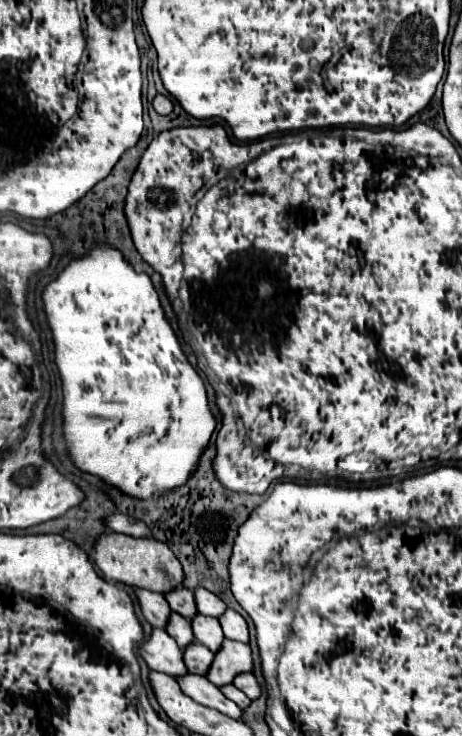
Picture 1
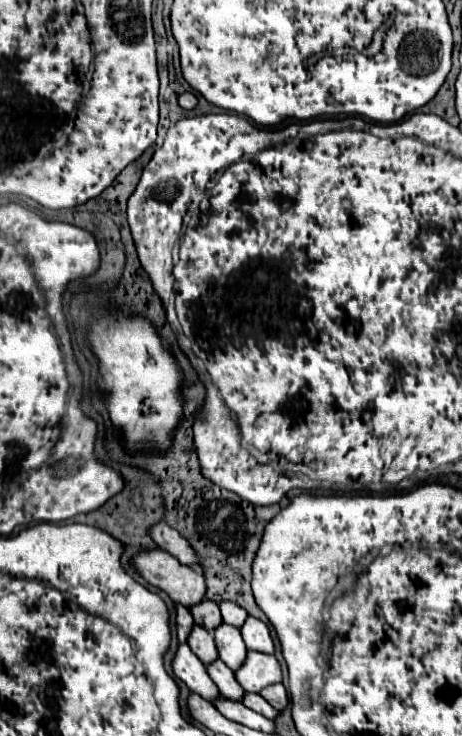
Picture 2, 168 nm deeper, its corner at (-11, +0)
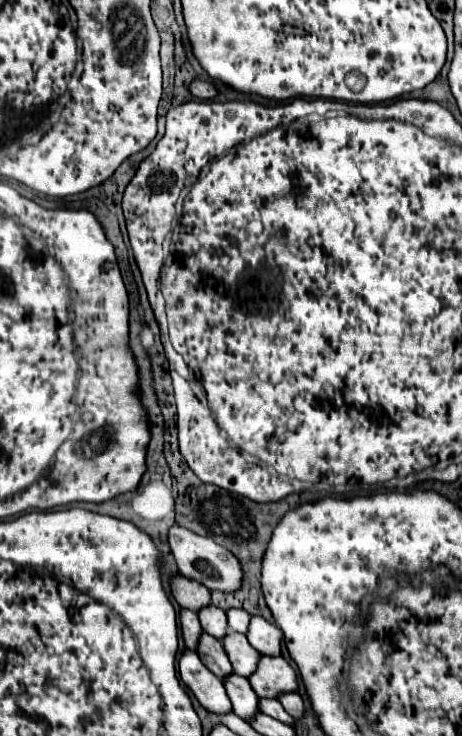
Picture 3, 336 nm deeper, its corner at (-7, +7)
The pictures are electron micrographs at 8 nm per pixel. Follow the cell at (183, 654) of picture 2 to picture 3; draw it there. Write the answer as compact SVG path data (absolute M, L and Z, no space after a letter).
M183 650L179 658L179 674L205 710L215 714L231 712L231 702L225 694L223 682L203 666L195 650Z

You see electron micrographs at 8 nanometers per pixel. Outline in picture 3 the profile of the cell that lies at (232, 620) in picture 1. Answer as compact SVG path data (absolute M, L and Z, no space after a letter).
M251 616L247 640L249 644L267 656L279 656L281 654L281 630L273 624L269 624L261 616Z

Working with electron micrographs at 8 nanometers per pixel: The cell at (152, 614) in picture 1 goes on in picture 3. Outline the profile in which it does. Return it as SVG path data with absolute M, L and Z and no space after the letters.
M181 610L179 612L179 620L181 620L181 632L183 632L183 640L185 640L185 646L187 648L195 648L197 646L197 640L199 640L199 634L201 634L201 624L199 624L199 618L193 610Z

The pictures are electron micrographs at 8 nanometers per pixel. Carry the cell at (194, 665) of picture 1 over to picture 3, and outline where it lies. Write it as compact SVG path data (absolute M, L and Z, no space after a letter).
M229 674L223 678L223 684L225 684L225 690L227 690L227 696L233 704L233 712L237 716L241 716L243 720L249 720L251 716L255 716L259 710L257 710L257 700L259 696L253 694L247 678L239 676L239 674Z

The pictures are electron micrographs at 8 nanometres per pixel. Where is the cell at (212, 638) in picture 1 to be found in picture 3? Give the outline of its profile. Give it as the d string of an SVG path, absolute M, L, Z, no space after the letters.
M227 630L221 644L229 656L229 662L231 662L235 674L249 676L251 670L255 670L255 662L259 660L259 652L247 642L245 634L239 634L235 630Z

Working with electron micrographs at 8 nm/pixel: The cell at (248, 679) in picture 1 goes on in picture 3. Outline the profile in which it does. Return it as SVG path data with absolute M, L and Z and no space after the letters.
M283 692L277 696L277 700L281 702L281 706L287 710L287 714L291 714L293 718L303 716L305 706L303 706L303 698L297 692Z

